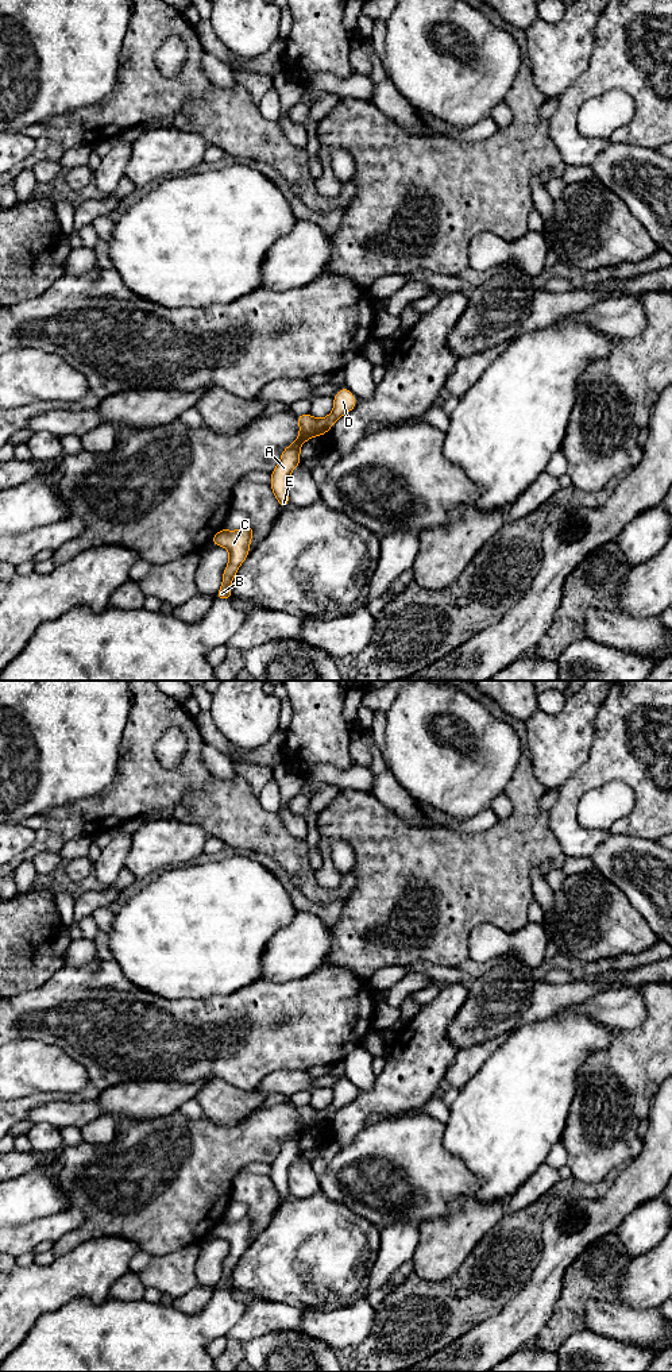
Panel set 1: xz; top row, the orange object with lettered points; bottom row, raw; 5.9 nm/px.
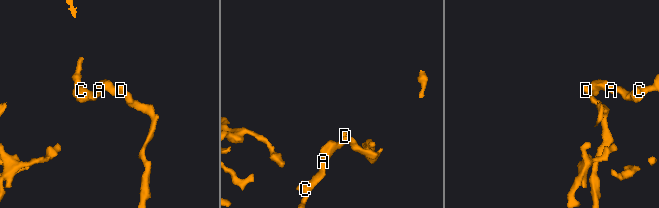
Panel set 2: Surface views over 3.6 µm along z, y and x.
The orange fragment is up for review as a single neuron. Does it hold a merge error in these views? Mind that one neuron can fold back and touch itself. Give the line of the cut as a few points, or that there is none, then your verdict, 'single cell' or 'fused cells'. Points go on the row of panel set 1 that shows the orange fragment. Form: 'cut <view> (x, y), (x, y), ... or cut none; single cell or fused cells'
cut xz (315, 419), (315, 427), (319, 434); fused cells

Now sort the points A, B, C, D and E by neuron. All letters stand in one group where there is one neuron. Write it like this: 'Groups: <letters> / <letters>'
Groups: A B C E / D

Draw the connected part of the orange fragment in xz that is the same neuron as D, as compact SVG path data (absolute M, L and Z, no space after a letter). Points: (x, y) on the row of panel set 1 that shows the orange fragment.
M347 386L340 393L336 392L333 394L333 401L332 412L324 419L316 419L316 429L320 436L324 436L343 415L351 412L358 405L358 401L354 400L354 393Z

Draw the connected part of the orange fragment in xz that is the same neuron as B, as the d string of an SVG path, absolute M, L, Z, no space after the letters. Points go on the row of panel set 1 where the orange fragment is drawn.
M247 524L237 531L221 528L211 540L211 544L220 546L228 550L229 560L223 571L223 583L216 593L217 600L231 600L231 585L239 567L250 554L250 542L254 536L254 528Z

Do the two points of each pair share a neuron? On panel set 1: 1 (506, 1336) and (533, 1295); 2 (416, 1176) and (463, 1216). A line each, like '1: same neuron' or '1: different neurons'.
1: same neuron
2: different neurons

